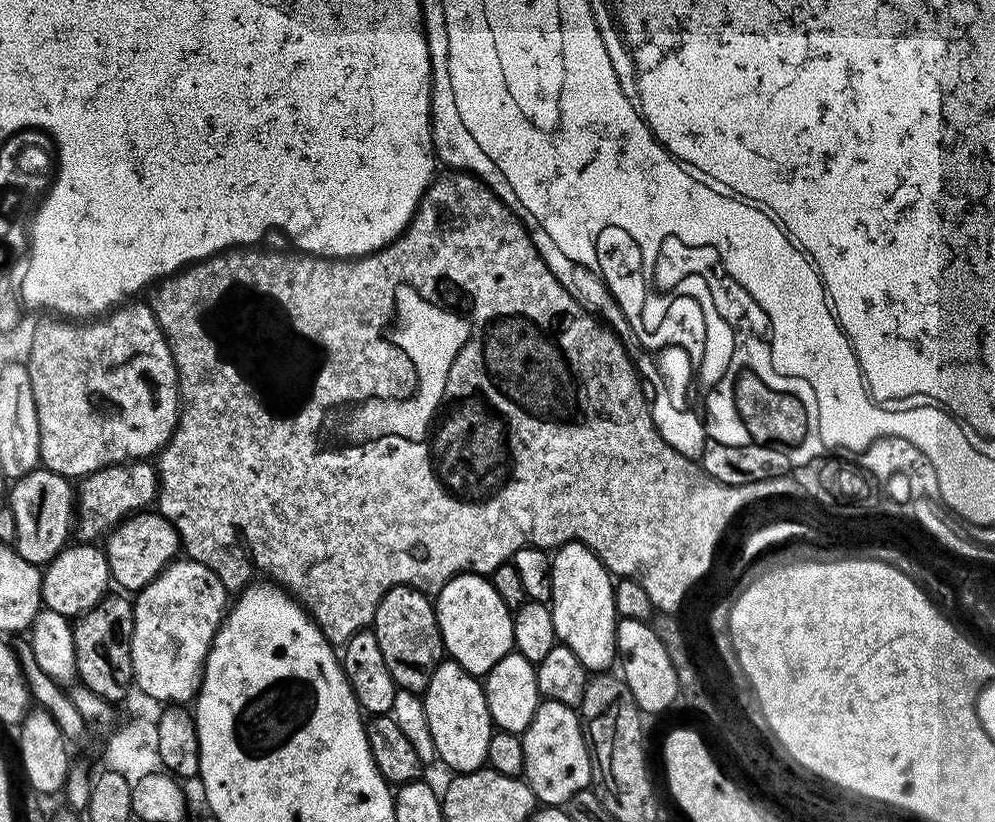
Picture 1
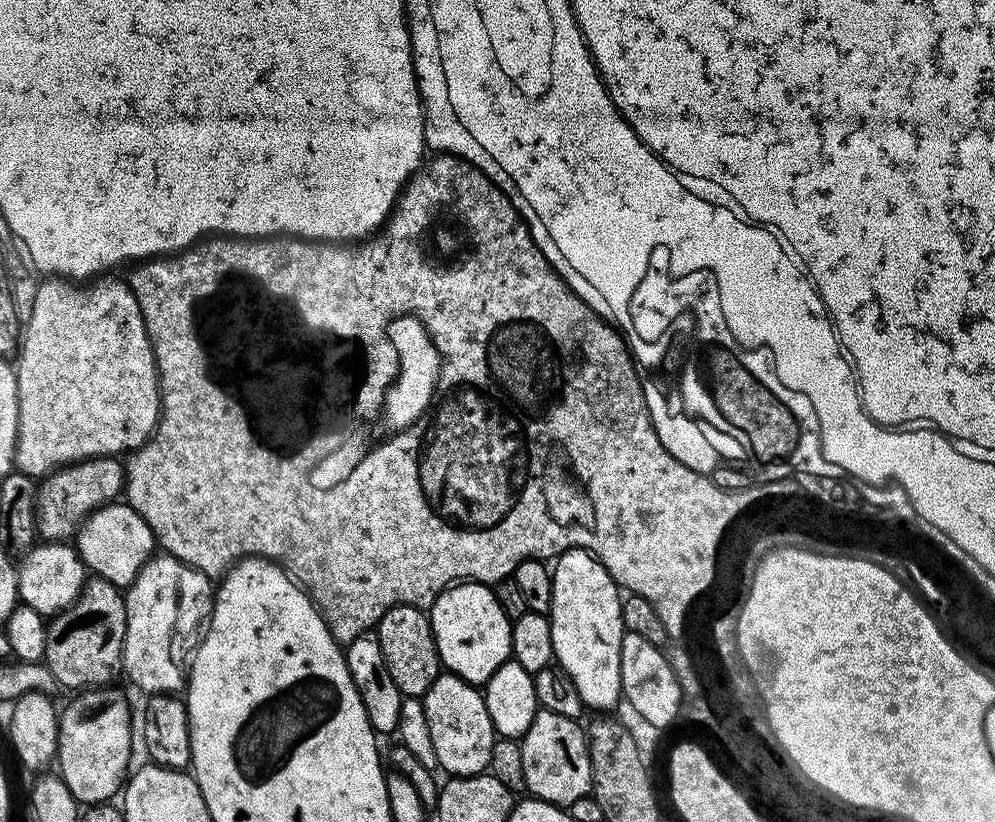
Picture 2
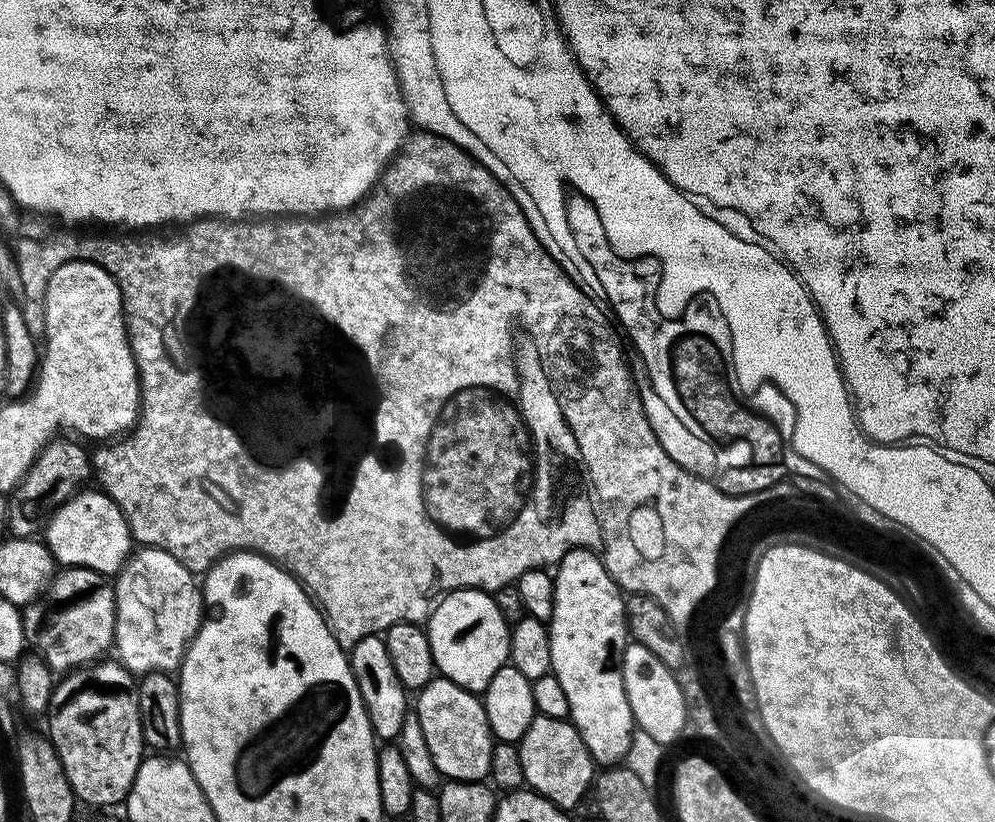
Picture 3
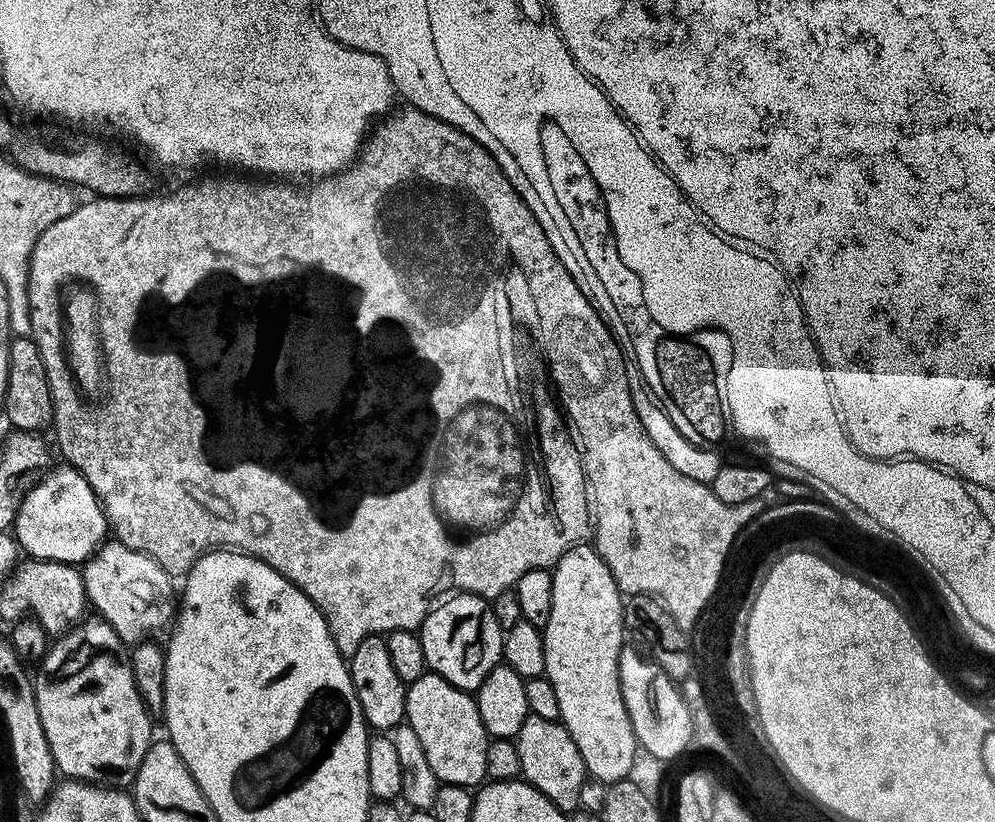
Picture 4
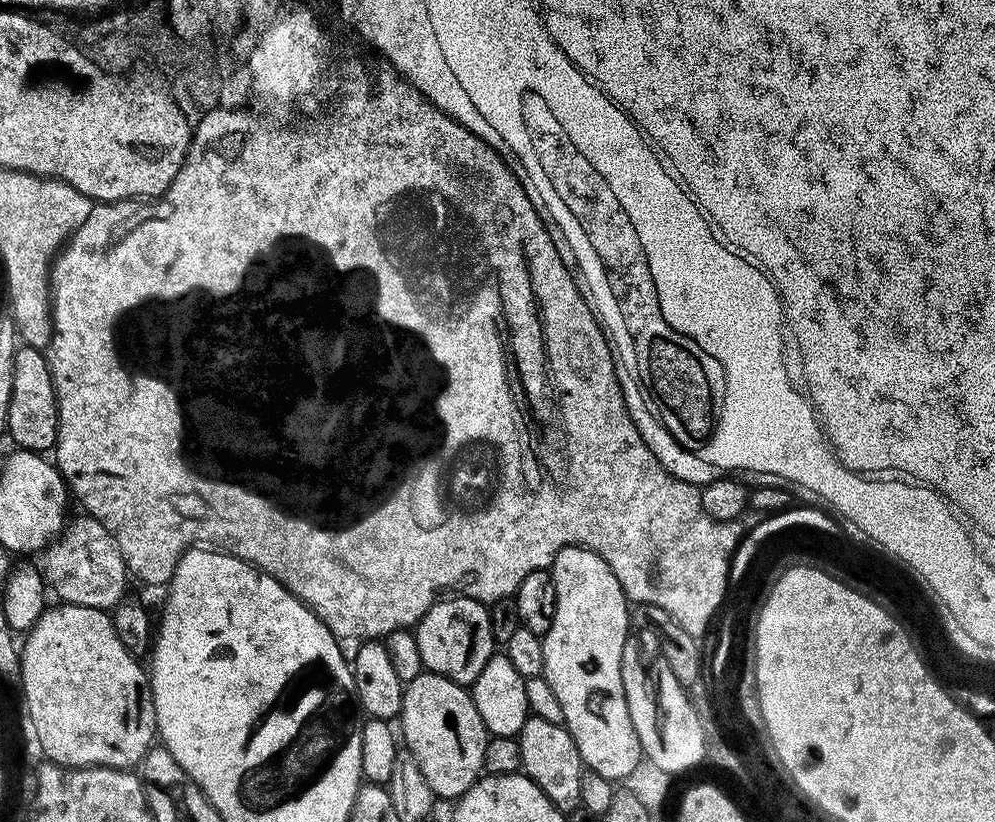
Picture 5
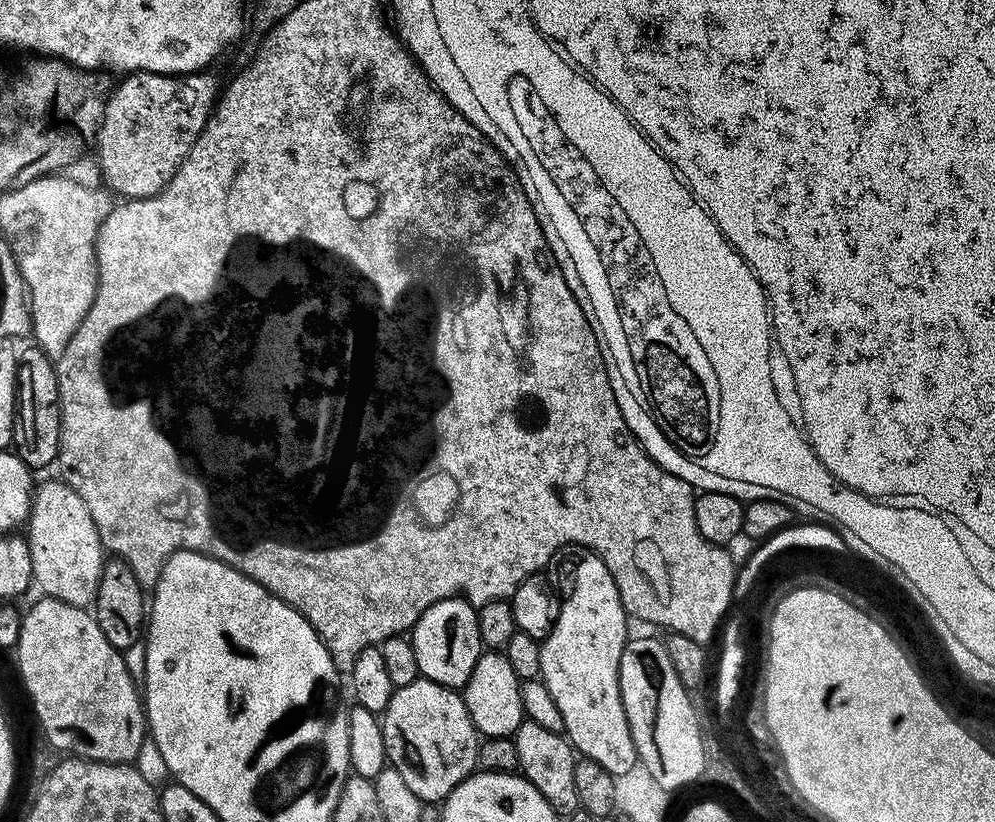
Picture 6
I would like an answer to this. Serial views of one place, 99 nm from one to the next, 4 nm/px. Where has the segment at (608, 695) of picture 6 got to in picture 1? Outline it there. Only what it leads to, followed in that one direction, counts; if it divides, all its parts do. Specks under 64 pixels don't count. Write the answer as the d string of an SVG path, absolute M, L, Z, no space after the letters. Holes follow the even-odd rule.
M573 542L561 544L559 548L555 549L552 556L552 599L550 607L554 618L556 639L570 650L574 650L574 654L578 654L578 662L582 662L582 666L592 674L600 674L611 669L608 667L611 664L615 665L618 660L616 650L618 617L616 603L614 602L615 593L613 577L605 568L604 563L585 544Z

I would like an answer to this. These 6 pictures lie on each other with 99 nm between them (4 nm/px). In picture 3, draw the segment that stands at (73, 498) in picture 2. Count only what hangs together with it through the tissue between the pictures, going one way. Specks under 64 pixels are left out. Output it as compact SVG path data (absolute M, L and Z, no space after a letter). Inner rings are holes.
M58 436L39 453L17 489L16 497L18 496L21 502L20 510L14 508L9 511L6 527L9 530L7 533L13 539L31 539L38 522L36 517L43 517L47 512L55 511L81 491L88 480L91 481L94 474L91 455L78 443L80 442L75 439Z

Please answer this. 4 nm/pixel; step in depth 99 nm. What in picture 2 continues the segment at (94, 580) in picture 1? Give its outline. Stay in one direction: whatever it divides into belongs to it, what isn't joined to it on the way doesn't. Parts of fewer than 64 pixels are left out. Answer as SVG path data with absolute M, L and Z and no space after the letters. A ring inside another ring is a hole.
M40 542L38 544L37 548L32 548L25 554L24 561L19 561L16 569L16 590L23 607L33 608L39 616L55 618L67 610L80 596L80 591L86 583L86 569L80 560L79 552L71 543Z

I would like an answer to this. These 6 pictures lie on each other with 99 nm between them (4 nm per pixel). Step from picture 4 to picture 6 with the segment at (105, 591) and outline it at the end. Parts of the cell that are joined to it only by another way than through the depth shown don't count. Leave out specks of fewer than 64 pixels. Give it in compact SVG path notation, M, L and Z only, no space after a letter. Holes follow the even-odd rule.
M63 479L44 480L35 485L26 521L26 539L32 563L32 579L45 597L61 600L79 608L95 601L96 588L104 573L106 549L100 541L94 518L86 510L86 502Z

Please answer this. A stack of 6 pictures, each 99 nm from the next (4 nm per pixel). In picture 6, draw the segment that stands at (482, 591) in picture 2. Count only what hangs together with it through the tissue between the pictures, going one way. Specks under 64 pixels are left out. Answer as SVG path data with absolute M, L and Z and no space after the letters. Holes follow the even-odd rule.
M449 598L432 604L418 618L418 622L410 629L410 639L414 646L414 654L418 657L418 670L421 677L433 680L447 688L463 689L468 683L470 674L482 654L480 635L478 634L477 609L464 598Z

